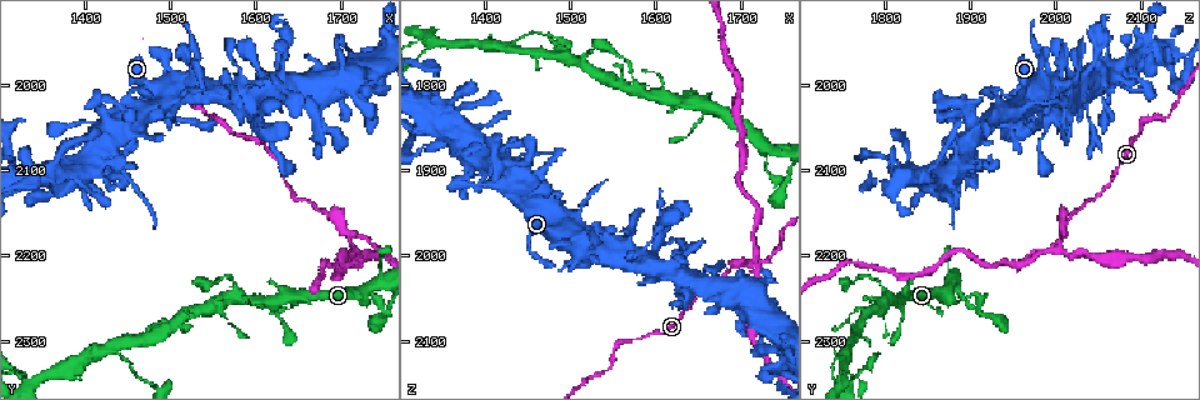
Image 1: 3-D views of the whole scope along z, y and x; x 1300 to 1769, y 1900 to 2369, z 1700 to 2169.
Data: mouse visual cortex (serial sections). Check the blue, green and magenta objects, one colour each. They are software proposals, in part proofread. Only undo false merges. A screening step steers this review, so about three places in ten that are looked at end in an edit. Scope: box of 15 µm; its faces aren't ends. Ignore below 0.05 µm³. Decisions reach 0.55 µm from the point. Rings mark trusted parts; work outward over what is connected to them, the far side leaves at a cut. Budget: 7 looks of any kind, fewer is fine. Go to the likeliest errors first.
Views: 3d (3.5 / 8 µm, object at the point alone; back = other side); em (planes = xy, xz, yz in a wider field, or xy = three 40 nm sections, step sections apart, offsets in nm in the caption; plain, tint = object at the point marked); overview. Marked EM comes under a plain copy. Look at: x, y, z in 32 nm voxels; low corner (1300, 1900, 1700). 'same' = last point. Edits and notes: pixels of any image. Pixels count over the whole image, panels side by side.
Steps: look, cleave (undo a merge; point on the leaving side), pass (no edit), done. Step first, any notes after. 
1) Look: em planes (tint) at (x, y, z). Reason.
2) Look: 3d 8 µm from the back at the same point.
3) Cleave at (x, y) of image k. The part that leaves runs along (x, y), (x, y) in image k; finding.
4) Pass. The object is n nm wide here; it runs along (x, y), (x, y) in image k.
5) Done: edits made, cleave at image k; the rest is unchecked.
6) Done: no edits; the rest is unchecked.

Look: 3d 3.5 µm at (1440, 2305, 1755). Small branch off a trunk.

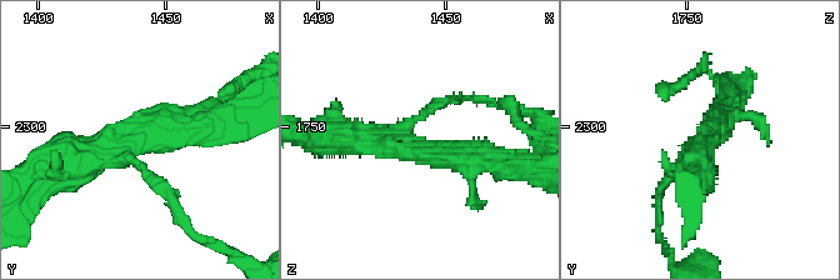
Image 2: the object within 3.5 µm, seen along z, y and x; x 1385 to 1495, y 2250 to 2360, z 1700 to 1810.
Look: em xy step 3 (tint) at (1437, 2305, 1759). 3 arms meet here; the arms are 100, 350, 400 nm wide.

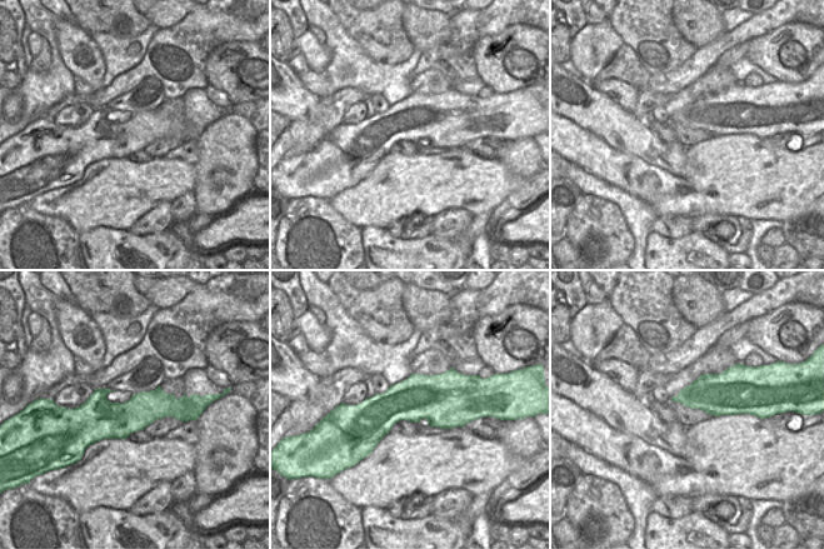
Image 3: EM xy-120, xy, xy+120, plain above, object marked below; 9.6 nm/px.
Pass. It runs along (213, 119), (55, 164) in image 2; all the same cell.

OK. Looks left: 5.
Look: 3d 8 µm at (1695, 2155, 2010). Sudden change in width.

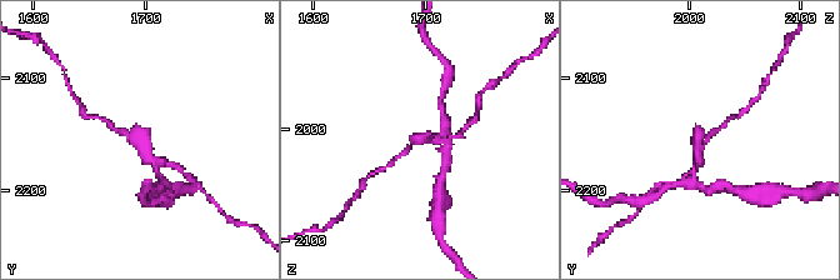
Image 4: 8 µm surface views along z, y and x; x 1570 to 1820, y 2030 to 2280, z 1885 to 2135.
Look: 3d 3.5 µm at (1694, 2156, 2010).

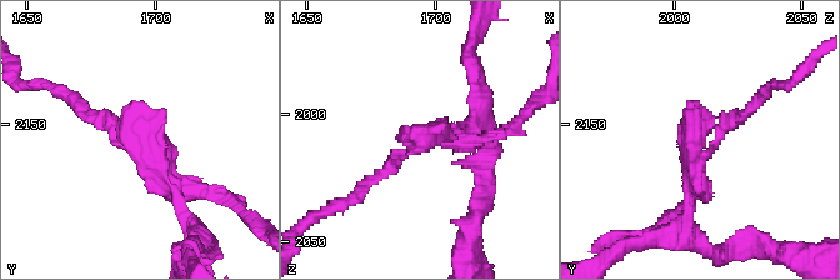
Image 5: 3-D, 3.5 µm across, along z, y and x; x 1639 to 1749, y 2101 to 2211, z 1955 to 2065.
Look: em xy step 3 (tint) at (1695, 2158, 2008). Need the tissue.

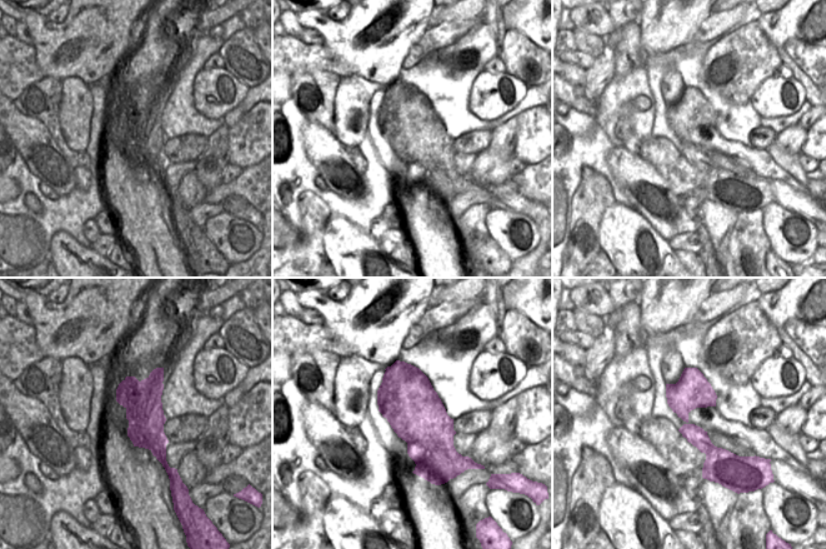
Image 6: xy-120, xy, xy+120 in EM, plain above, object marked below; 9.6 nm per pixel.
Cleave at (131, 109) of image 5. The part that leaves runs along (143, 154), (174, 185), (196, 235) in image 5; two cells meet here.

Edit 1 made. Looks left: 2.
Done: edits made, cleave at image 5; the rest is unchecked.

